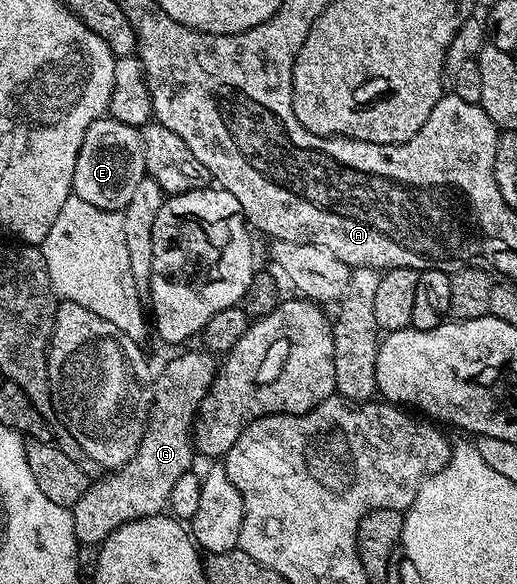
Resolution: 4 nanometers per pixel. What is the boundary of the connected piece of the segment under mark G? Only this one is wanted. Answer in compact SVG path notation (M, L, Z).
M201 352L182 353L172 358L162 370L157 370L150 415L132 459L120 468L91 480L84 495L80 495L72 506L74 537L79 546L101 546L116 527L124 527L124 523L132 523L136 519L159 516L169 506L176 479L191 472L193 465L190 464L196 458L192 440L194 418L212 387L219 366L215 354Z

